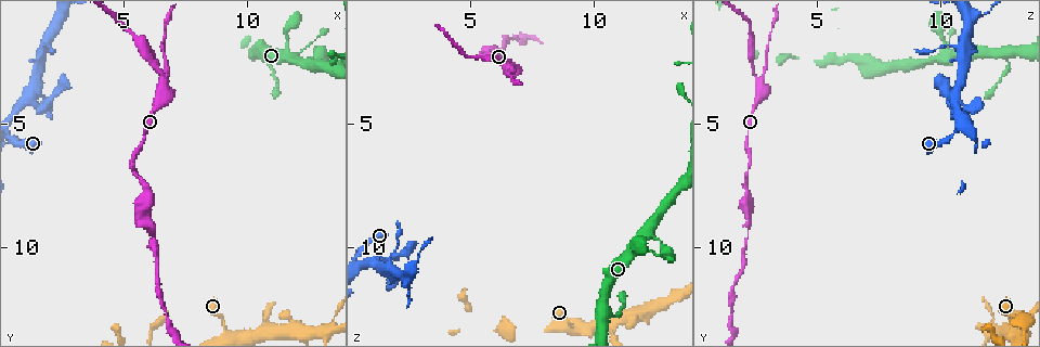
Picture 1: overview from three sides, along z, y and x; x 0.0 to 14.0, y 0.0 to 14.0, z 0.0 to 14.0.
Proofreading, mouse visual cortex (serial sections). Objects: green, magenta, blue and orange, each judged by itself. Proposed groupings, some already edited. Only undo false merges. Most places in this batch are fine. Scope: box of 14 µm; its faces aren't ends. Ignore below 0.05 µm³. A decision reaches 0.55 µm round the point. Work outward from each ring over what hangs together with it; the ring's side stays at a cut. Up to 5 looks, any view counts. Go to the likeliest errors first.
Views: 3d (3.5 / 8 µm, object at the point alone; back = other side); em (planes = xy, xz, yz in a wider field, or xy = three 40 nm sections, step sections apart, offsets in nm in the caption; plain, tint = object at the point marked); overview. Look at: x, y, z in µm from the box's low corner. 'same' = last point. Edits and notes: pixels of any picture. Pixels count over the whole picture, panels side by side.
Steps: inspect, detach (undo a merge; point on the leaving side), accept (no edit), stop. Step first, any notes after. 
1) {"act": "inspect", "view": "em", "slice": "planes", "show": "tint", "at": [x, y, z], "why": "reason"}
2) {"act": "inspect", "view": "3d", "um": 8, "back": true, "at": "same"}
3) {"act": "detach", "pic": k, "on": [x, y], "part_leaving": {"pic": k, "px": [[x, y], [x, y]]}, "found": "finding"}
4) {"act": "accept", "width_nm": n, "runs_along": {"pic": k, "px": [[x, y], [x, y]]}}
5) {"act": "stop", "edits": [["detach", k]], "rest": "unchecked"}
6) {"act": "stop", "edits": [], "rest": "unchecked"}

{"act": "inspect", "view": "3d", "um": 3.5, "at": [6.6, 3.4, 2.7], "why": "narrows sharply"}

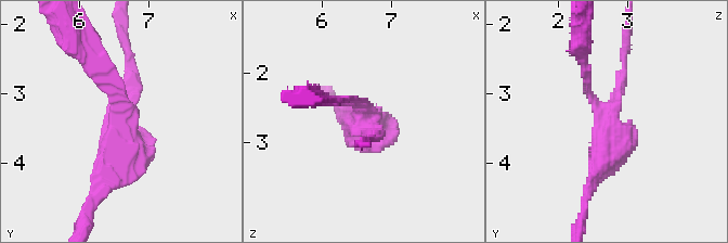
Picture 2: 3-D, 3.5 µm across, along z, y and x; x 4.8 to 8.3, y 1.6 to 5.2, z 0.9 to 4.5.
{"act": "inspect", "view": "em", "slice": "xy", "step": 2, "show": "tint", "at": [6.55, 3.35, 2.65], "arms": 3, "arm_widths_nm": [150, 150, 300]}

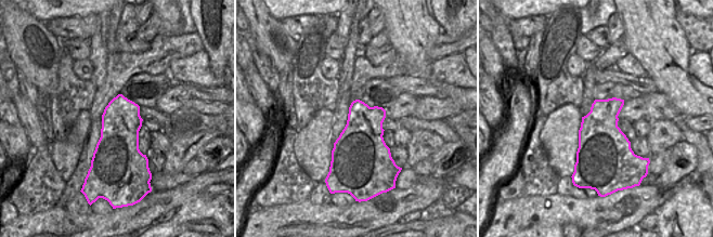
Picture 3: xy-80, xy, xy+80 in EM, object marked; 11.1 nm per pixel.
{"act": "accept", "width_nm": 500, "runs_along": {"pic": 2, "px": [[101, 180], [117, 103], [85, 60]]}, "found": "continuous, no second cell"}

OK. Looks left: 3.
{"act": "inspect", "view": "3d", "um": 3.5, "at": [6.3, 9.6, 2.2], "why": "thick turns thin"}

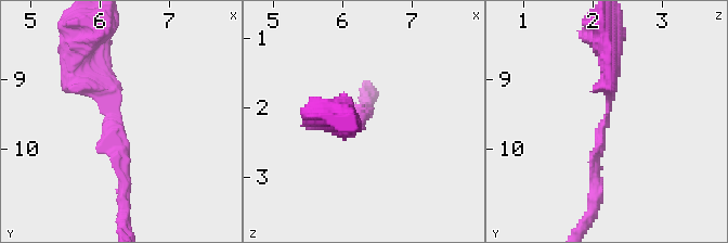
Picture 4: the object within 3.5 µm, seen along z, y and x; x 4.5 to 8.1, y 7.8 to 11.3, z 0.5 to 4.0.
{"act": "inspect", "view": "em", "slice": "xy", "step": 1, "show": "tint", "at": [6.25, 9.50, 2.20], "arm_widths_nm": [150, 200]}

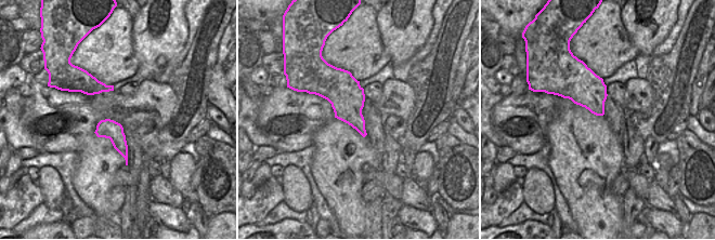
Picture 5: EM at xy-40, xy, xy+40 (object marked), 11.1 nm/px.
{"act": "accept", "runs_along": {"pic": 4, "px": [[85, 56], [115, 92], [125, 186]]}, "found": "one cell here"}

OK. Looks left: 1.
{"act": "stop", "edits": [], "rest": "unchecked"}

